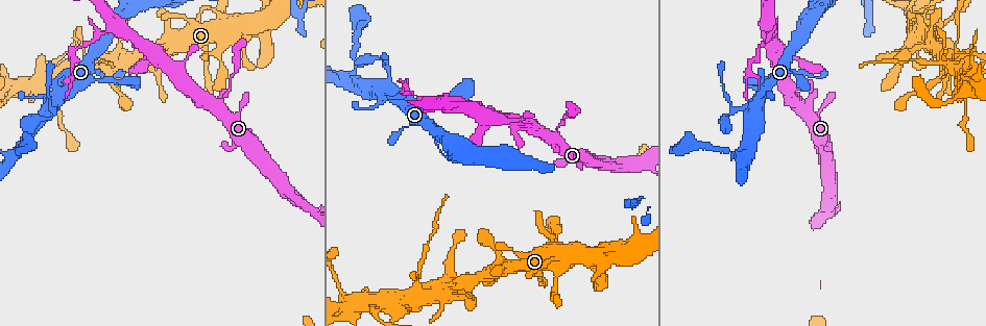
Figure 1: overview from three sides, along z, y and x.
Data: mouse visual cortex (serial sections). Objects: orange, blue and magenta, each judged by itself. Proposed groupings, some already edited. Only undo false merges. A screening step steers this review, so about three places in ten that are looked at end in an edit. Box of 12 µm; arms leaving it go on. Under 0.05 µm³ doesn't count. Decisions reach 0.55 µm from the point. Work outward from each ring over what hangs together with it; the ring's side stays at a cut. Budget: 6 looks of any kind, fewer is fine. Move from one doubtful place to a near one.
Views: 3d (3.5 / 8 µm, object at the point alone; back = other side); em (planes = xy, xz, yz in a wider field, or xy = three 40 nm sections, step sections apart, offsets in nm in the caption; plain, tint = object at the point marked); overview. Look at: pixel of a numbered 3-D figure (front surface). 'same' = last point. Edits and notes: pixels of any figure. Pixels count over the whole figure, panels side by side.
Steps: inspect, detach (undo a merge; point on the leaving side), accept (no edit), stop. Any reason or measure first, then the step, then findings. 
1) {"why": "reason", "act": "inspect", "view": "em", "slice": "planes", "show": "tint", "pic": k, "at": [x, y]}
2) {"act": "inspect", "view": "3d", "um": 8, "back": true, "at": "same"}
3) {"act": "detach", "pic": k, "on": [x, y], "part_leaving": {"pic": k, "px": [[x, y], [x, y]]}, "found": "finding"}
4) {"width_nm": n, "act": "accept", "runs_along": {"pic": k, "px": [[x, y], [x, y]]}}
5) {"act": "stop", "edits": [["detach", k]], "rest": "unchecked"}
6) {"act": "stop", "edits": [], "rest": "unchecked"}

{"why": "narrows sharply", "act": "inspect", "view": "3d", "um": 3.5, "back": true, "pic": 1, "at": [457, 292]}

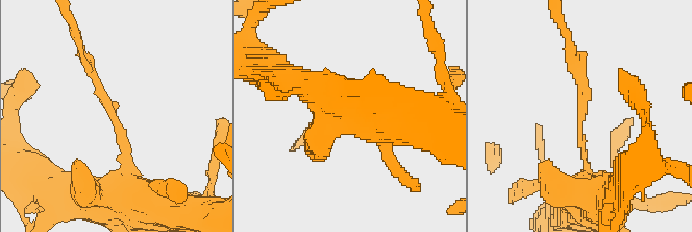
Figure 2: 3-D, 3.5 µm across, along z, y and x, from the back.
{"arm_widths_nm": [150, 250], "why": "need the tissue", "act": "inspect", "view": "em", "slice": "xy", "step": 2, "show": "tint", "pic": 2, "at": [579, 127]}

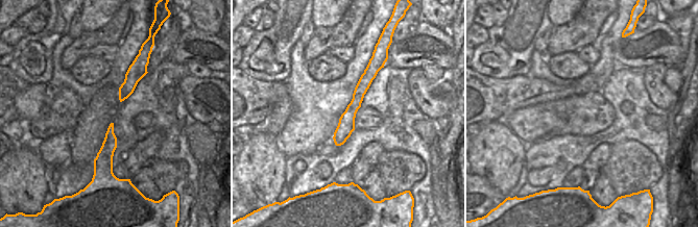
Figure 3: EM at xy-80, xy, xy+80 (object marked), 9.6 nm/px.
{"width_nm": 160, "act": "accept", "runs_along": {"pic": 2, "px": [[118, 199], [127, 147], [89, 64]]}, "found": "one cell here"}

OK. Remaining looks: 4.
{"why": "calibre changes", "act": "inspect", "view": "3d", "um": 3.5, "pic": 1, "at": [45, 117]}

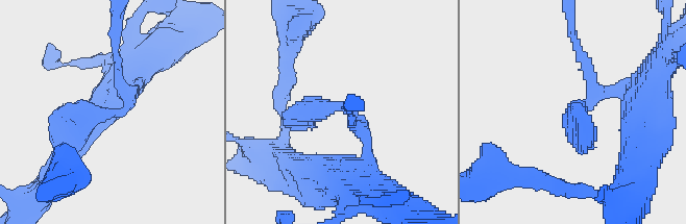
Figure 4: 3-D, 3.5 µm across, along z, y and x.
{"why": "need the tissue", "act": "inspect", "view": "em", "slice": "xy", "step": 2, "show": "tint", "pic": 4, "at": [344, 111]}

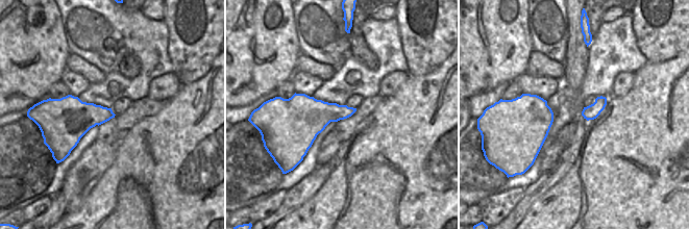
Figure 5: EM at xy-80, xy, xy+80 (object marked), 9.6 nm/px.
{"act": "accept", "runs_along": {"pic": 4, "px": [[131, 92], [51, 140]]}, "found": "all the same cell"}

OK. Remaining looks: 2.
{"why": "three-way junction", "act": "inspect", "view": "3d", "um": 3.5, "pic": 1, "at": [107, 30]}

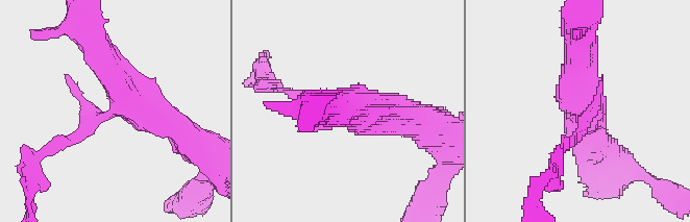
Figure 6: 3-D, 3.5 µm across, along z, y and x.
{"act": "inspect", "view": "em", "slice": "planes", "show": "tint", "pic": 6, "at": [581, 111]}

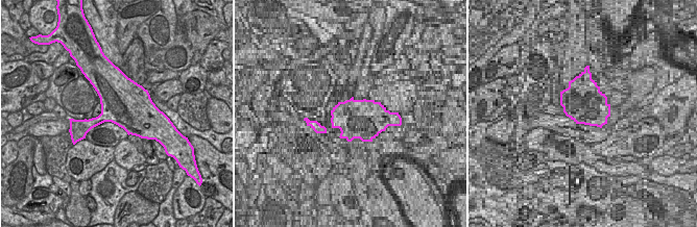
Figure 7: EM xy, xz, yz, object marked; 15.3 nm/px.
{"act": "detach", "pic": 6, "on": [75, 91], "found": "two cells meet here"}

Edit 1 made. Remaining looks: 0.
{"act": "stop", "edits": [["detach", 6]], "rest": "unchecked"}

